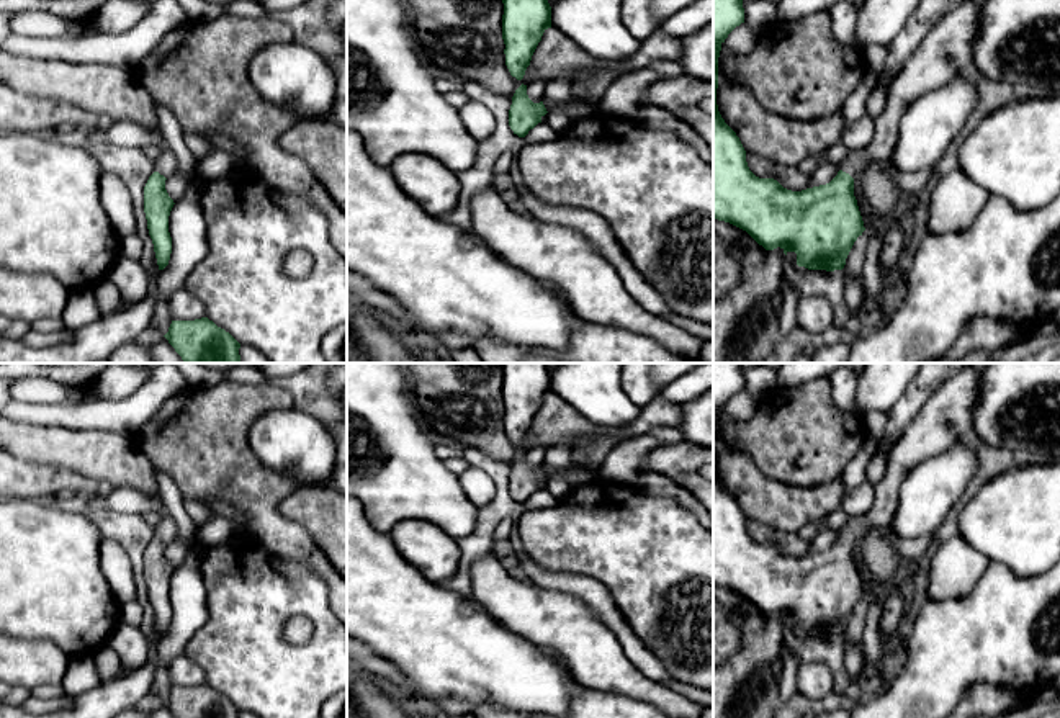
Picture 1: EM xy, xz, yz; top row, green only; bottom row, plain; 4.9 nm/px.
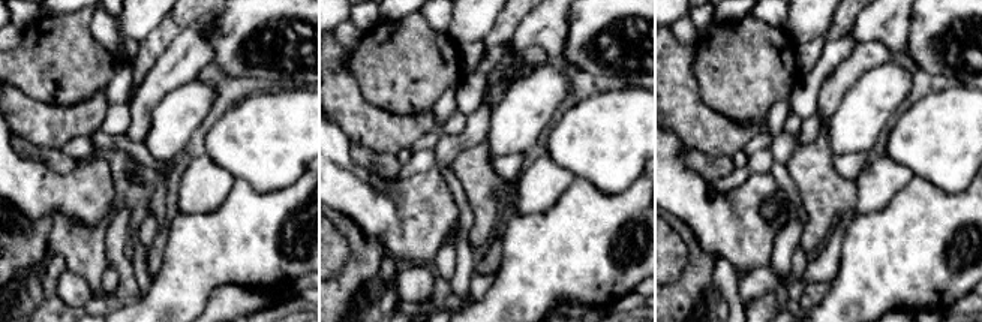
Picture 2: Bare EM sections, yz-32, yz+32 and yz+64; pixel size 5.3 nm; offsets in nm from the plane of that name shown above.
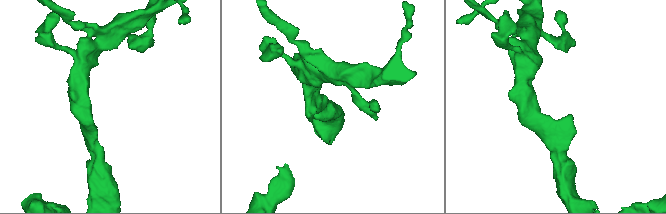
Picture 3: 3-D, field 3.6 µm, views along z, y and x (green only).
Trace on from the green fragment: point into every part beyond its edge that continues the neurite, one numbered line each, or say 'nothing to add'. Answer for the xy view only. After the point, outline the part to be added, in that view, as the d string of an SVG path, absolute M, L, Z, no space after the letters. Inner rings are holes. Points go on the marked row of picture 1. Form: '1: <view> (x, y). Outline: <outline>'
1: xy (166, 166). Outline: M170 149L160 154L159 160L155 162L155 172L164 175L165 178L170 178L177 173L177 159Z

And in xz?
nothing to add

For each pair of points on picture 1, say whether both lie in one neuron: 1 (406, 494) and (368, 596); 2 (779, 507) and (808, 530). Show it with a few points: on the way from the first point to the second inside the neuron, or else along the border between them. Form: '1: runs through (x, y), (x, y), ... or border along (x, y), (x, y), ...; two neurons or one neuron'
1: border along (363, 509), (368, 522), (388, 534); two neurons
2: border along (821, 517), (807, 522), (797, 532); two neurons

